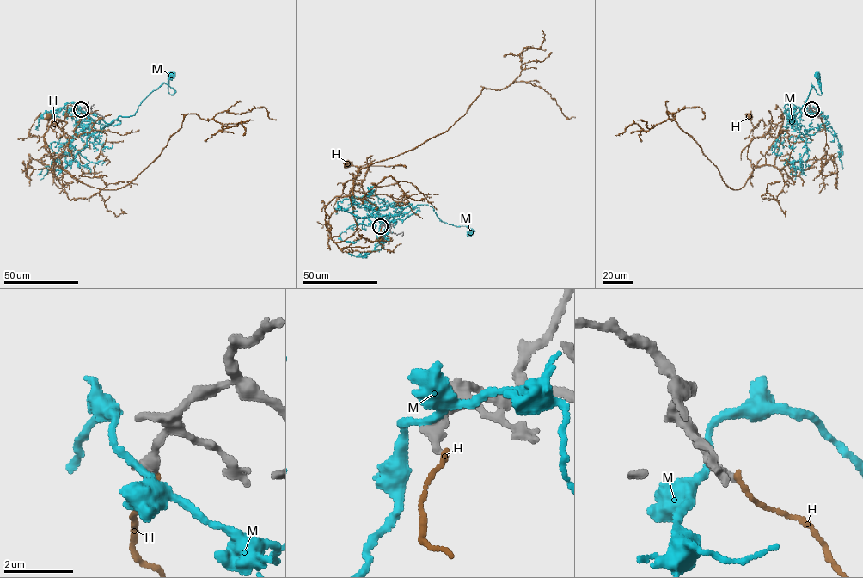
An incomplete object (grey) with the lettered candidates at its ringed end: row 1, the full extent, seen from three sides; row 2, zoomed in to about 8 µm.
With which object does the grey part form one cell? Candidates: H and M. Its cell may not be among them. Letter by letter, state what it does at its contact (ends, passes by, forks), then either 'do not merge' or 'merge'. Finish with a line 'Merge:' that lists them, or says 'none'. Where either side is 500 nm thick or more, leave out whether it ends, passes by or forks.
H: it ends there; do not merge
M: it passes by; do not merge
Merge: none

